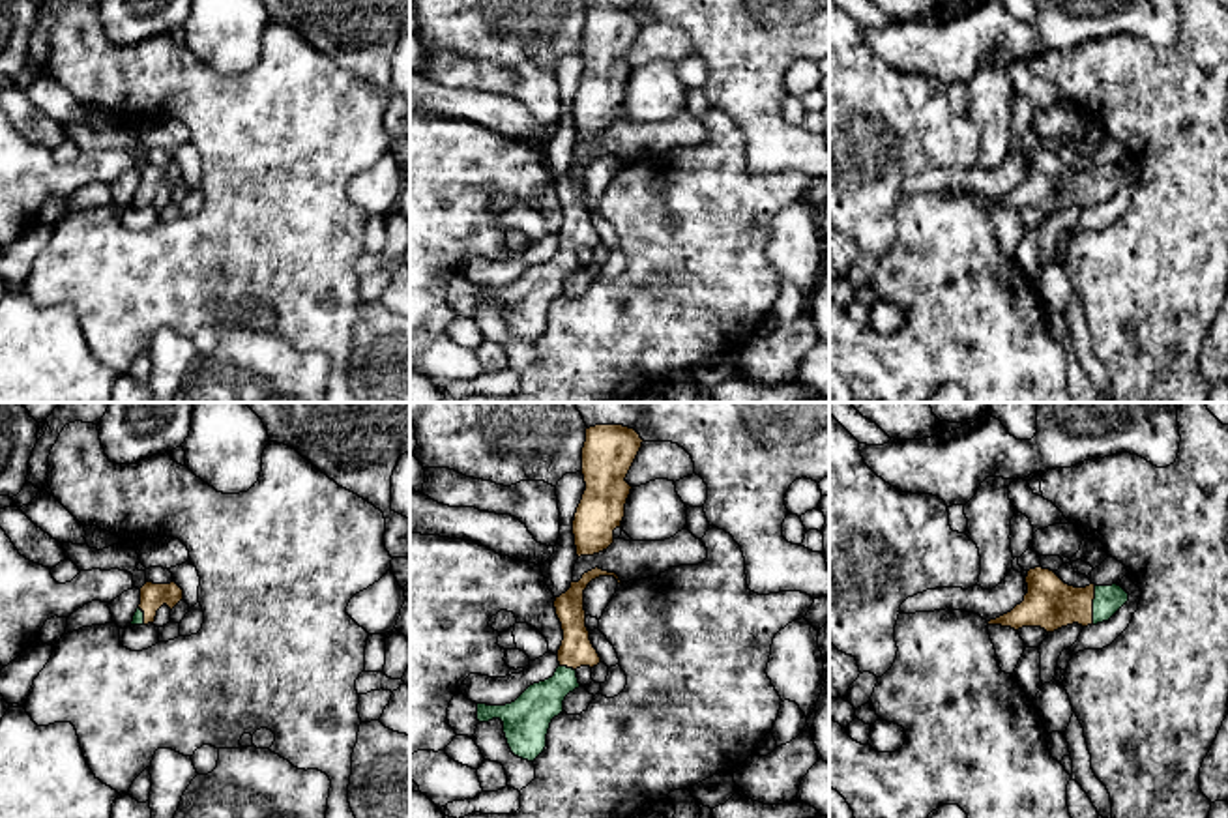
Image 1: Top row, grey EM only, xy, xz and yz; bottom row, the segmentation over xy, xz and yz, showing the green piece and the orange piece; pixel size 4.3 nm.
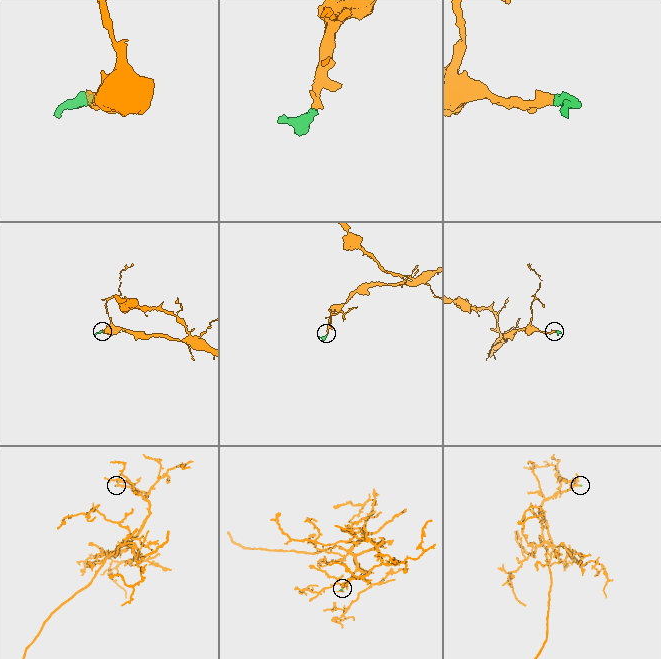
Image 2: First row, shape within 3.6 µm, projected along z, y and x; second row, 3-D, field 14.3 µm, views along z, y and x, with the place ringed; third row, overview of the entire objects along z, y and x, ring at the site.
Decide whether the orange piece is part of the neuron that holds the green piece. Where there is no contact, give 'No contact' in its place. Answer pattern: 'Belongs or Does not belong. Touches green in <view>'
Belongs. Touches green in yz

